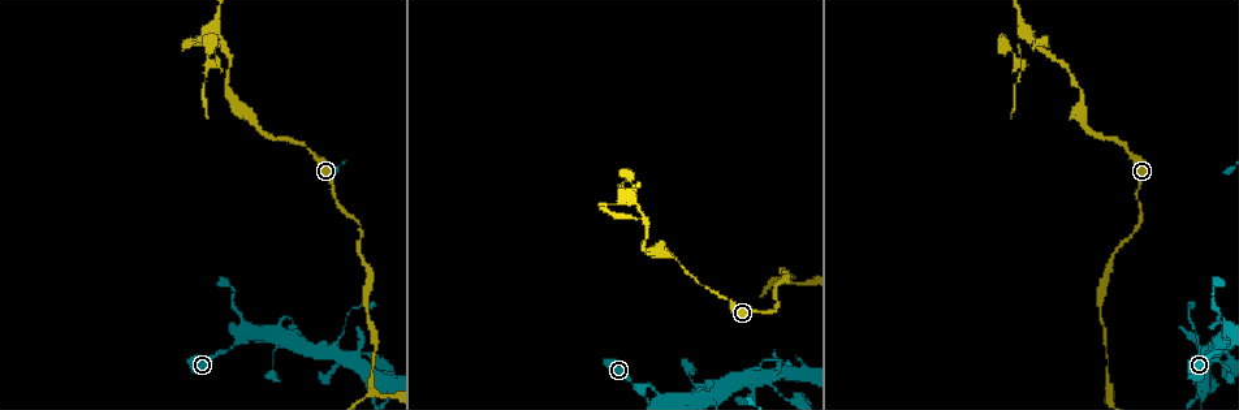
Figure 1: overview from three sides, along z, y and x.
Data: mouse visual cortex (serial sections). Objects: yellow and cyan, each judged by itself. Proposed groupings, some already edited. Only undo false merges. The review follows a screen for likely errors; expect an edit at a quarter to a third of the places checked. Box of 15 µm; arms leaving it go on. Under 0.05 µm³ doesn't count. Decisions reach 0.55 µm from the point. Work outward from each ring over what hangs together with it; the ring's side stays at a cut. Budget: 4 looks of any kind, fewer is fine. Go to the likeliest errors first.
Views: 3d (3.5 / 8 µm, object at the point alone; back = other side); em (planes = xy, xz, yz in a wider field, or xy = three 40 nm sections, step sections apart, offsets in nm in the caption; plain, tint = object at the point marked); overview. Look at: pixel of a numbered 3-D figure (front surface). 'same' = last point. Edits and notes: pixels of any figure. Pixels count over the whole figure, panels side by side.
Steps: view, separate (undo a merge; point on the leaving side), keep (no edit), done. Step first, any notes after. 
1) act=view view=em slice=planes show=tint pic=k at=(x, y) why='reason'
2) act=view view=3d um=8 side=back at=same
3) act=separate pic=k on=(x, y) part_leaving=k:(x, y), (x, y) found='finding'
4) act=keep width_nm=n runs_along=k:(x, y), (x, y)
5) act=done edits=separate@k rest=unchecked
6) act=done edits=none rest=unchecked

act=view view=3d um=8 pic=1 at=(375, 394) why='three-way junction'

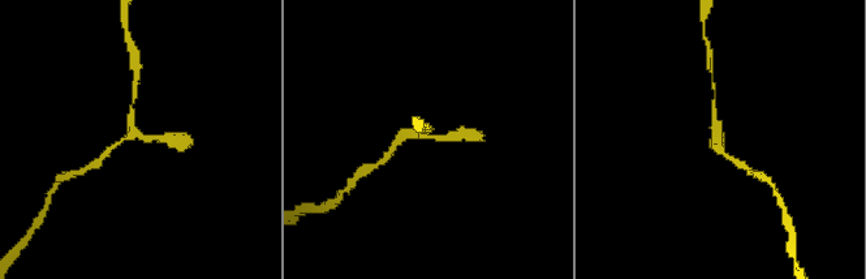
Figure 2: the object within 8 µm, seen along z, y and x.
act=view view=em slice=planes show=tint pic=2 at=(720, 134)

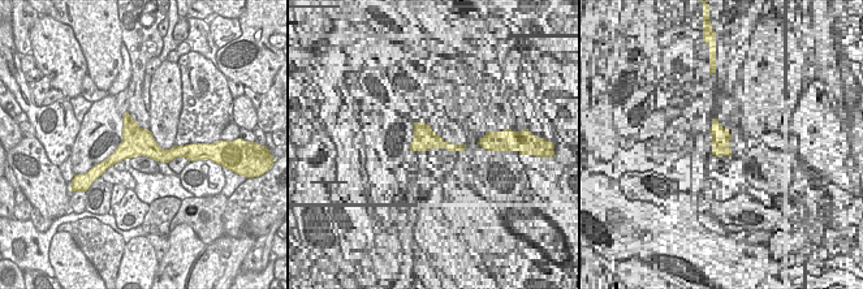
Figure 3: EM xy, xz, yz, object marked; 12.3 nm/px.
act=keep runs_along=2:(134, 97), (130, 132), (169, 138) found='continuous, no second cell'

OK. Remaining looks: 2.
act=view view=3d um=3.5 pic=1 at=(1219, 352) why='calibre changes'

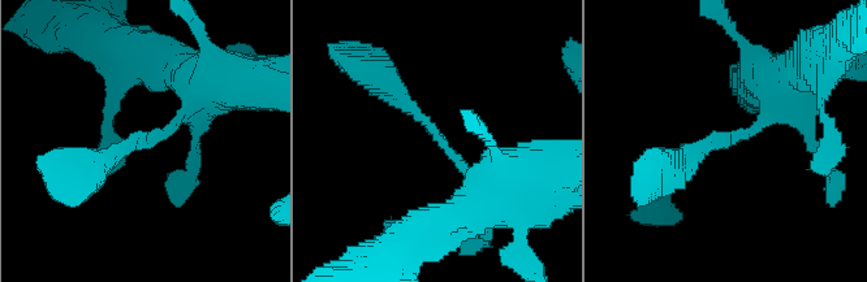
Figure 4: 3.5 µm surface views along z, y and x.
act=view view=em slice=xy step=3 show=tint pic=4 at=(138, 142) arm_widths_nm=150,300

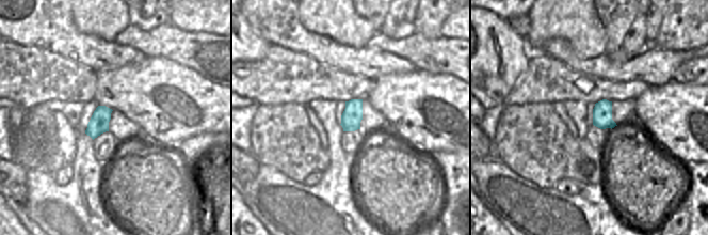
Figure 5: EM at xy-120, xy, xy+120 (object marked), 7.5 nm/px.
act=keep width_nm=150 runs_along=4:(375, 74), (483, 183) found='one cell here'

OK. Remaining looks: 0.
act=done edits=none rest=unchecked

